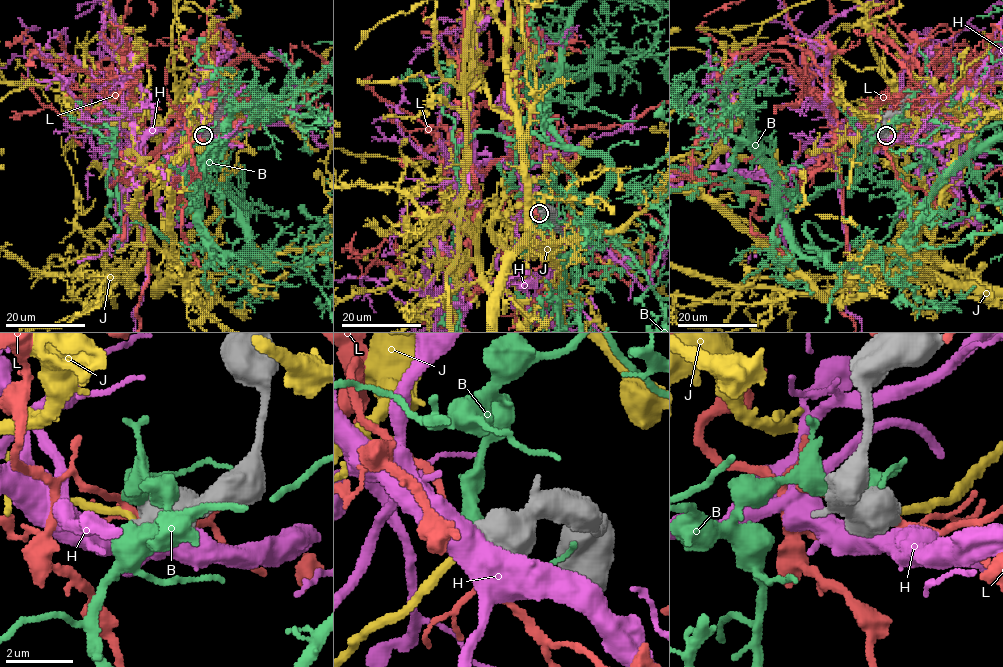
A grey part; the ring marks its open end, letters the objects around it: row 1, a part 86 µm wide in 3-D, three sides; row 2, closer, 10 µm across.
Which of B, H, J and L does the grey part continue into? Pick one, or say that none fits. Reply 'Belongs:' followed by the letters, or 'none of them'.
Belongs: J

